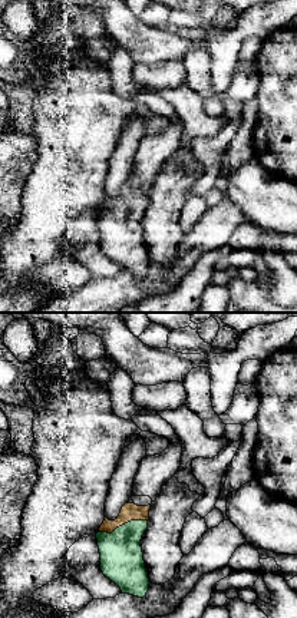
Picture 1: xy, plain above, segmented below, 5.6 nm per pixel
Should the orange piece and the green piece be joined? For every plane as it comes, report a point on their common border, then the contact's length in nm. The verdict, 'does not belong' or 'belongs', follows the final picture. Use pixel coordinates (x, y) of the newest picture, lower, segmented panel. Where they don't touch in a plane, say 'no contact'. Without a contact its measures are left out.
contact (122, 524); length 280 nm

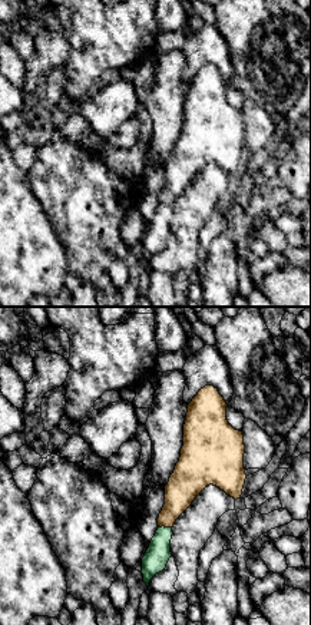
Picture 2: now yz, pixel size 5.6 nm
contact (165, 526); length 70 nm

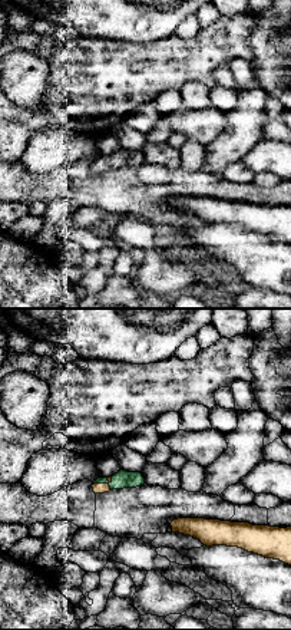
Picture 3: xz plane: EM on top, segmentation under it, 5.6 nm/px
contact (103, 484); length 120 nm

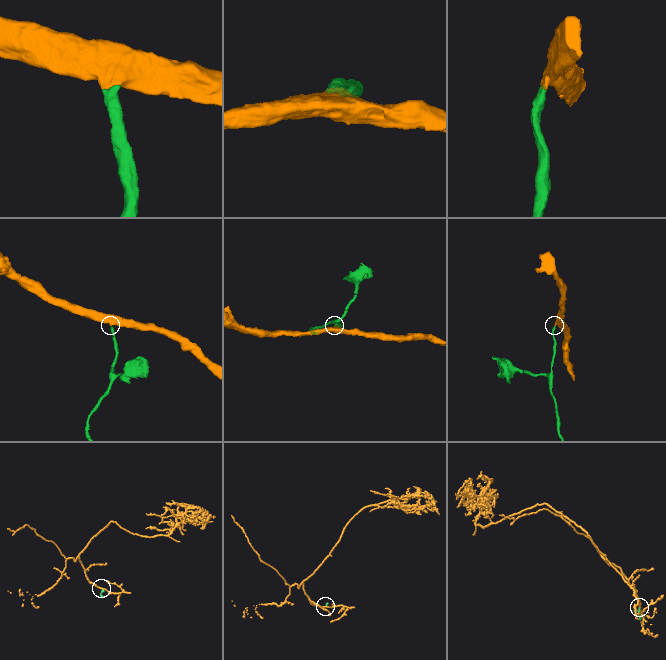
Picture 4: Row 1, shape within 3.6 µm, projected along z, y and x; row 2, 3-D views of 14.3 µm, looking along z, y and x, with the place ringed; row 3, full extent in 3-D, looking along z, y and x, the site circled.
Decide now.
belongs

